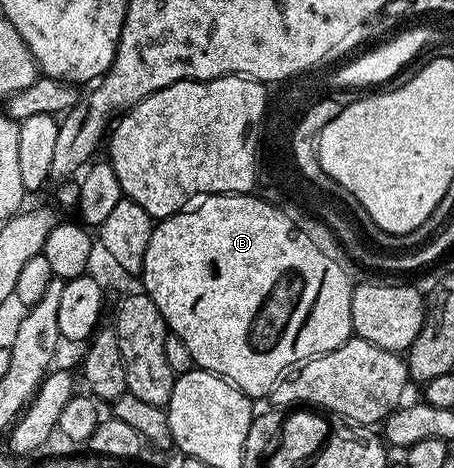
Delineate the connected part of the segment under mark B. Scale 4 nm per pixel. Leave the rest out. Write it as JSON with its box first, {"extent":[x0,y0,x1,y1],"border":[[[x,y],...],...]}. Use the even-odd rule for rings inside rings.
{"extent":[142,193,354,401],"border":[[[243,193],[216,195],[203,203],[196,215],[177,213],[153,226],[150,245],[146,245],[142,291],[158,305],[169,332],[186,341],[199,370],[221,375],[249,399],[259,401],[263,395],[271,396],[272,388],[289,369],[353,338],[350,305],[354,283],[348,280],[345,268],[326,257],[275,202]]]}

